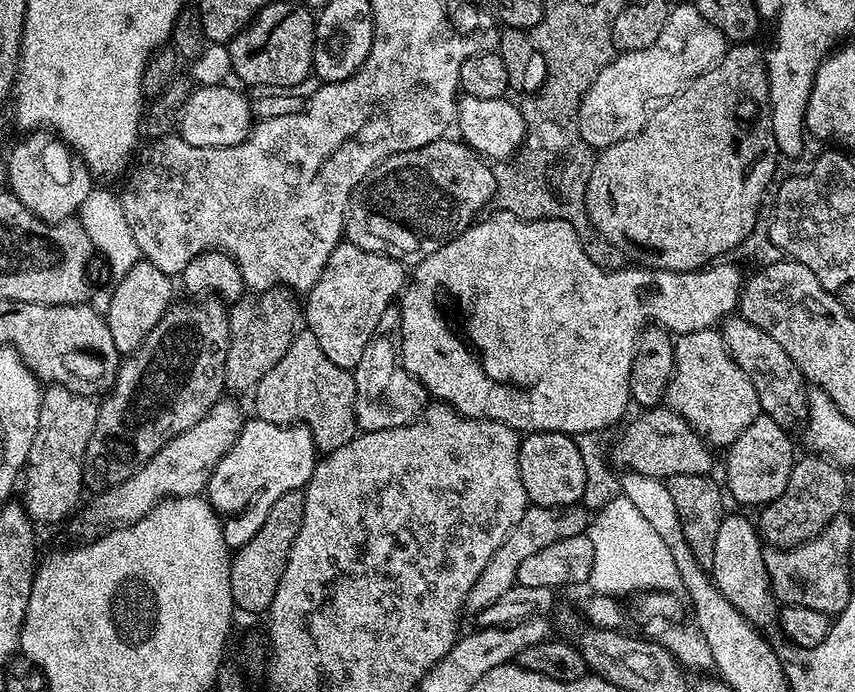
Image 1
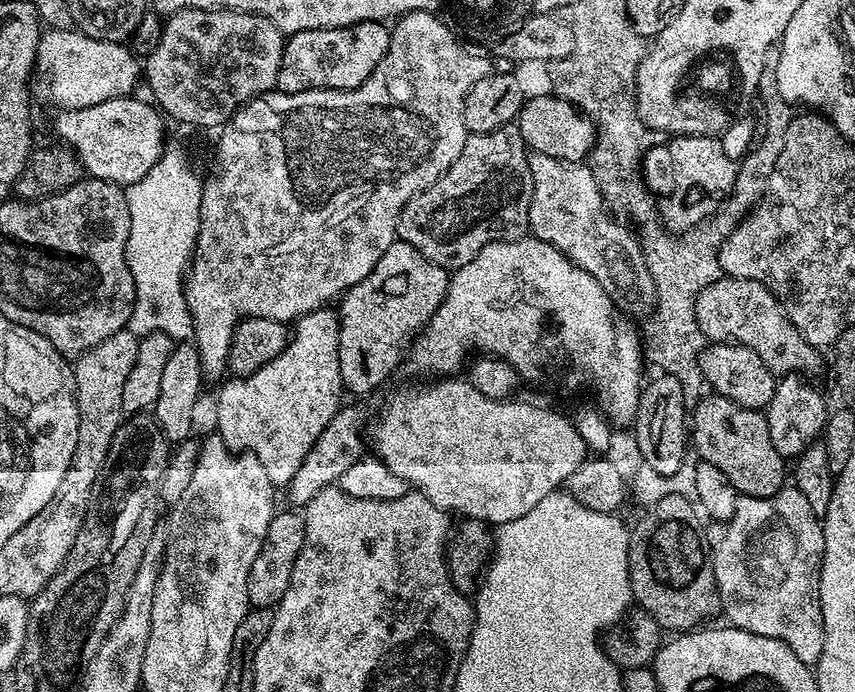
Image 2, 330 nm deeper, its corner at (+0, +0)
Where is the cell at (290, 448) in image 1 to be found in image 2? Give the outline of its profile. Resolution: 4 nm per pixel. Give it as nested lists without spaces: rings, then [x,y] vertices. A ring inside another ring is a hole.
[[[331,307],[315,308],[295,321],[288,345],[270,362],[266,362],[249,376],[225,379],[216,400],[216,428],[224,444],[236,452],[252,452],[266,466],[266,474],[273,486],[287,486],[298,474],[298,466],[306,462],[306,454],[318,442],[318,434],[330,426],[330,418],[342,407],[340,367],[338,366],[338,334],[340,318]]]

